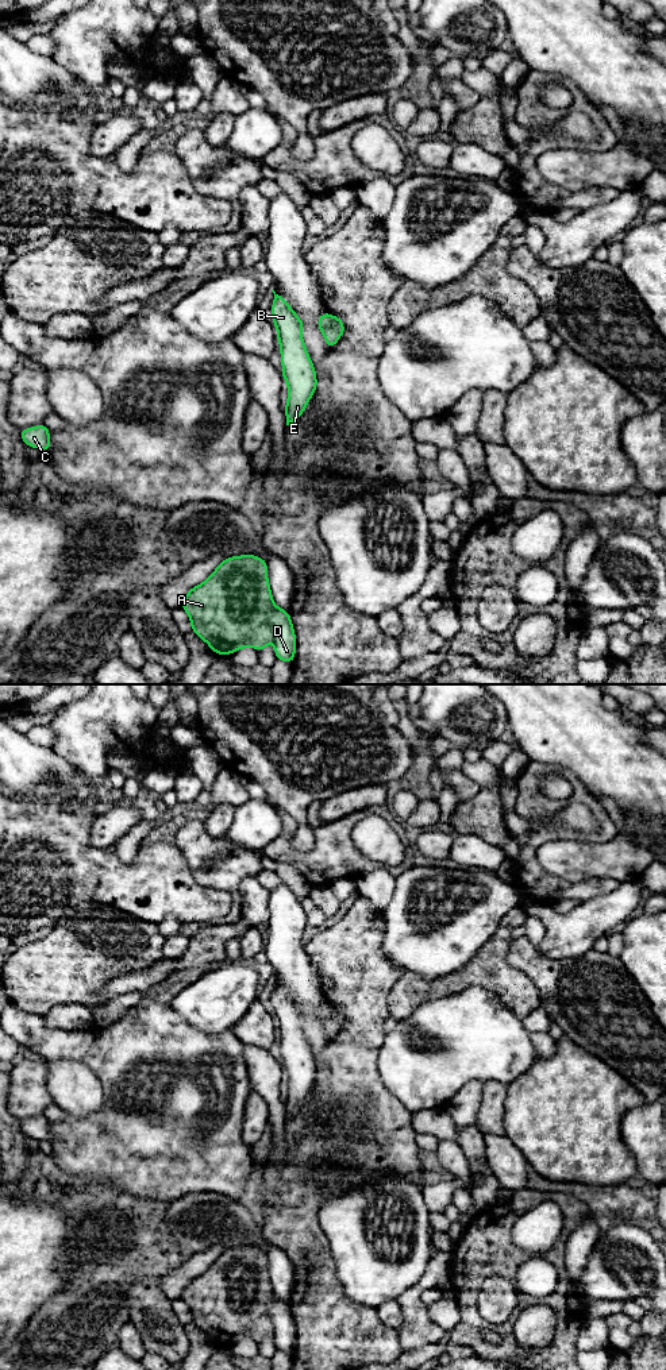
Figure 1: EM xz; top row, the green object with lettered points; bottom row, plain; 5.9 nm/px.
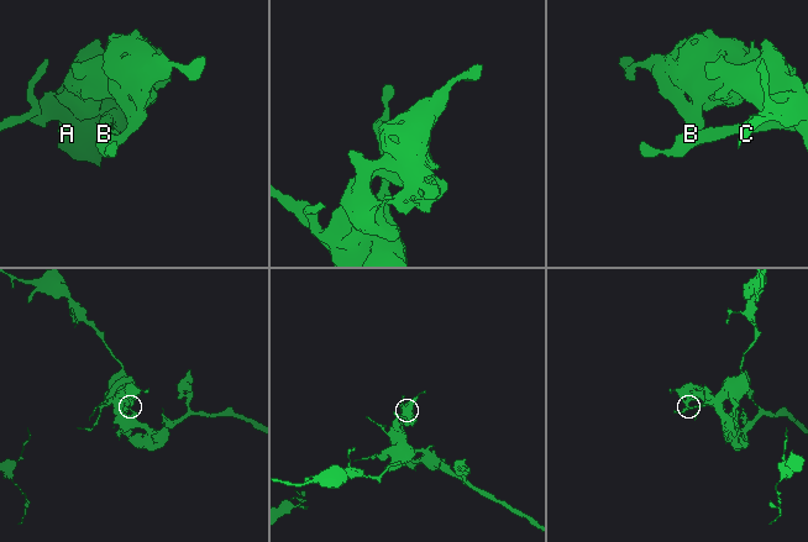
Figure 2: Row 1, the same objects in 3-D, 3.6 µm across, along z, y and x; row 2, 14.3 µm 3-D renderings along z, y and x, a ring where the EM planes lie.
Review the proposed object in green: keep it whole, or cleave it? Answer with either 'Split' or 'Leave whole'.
Split

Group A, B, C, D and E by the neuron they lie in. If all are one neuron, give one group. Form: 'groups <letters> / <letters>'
groups A C / B D E

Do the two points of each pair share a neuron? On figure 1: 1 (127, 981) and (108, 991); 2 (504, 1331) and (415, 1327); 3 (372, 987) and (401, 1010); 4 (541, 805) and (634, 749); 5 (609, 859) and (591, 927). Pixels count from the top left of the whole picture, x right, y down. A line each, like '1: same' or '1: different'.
1: same
2: different
3: different
4: different
5: different

